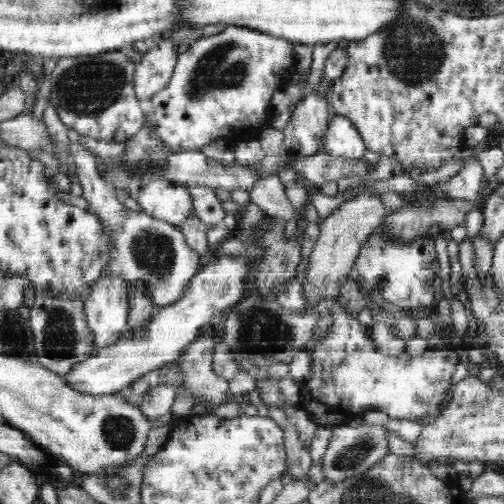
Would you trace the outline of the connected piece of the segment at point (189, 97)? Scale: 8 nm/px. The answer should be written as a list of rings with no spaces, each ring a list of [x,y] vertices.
[[[226,25],[225,29],[216,35],[201,37],[192,43],[184,54],[179,55],[175,70],[172,70],[172,77],[168,84],[164,86],[164,90],[157,91],[152,98],[140,102],[145,116],[145,124],[148,125],[148,128],[152,129],[152,134],[156,137],[156,140],[164,141],[164,144],[168,145],[168,148],[176,153],[185,150],[204,150],[204,146],[212,146],[212,142],[221,142],[224,146],[235,147],[238,143],[256,141],[260,138],[264,129],[271,126],[273,118],[277,114],[272,109],[272,94],[276,90],[283,88],[290,76],[292,76],[290,68],[294,70],[294,64],[296,63],[294,46],[295,43],[288,42],[285,38],[275,37],[259,30],[236,25]]]

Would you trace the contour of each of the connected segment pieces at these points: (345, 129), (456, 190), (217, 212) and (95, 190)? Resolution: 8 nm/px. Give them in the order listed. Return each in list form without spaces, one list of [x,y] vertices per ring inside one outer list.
[[[332,116],[323,139],[326,153],[344,159],[361,159],[367,149],[356,125],[346,117]]]
[[[477,157],[471,158],[460,171],[447,179],[440,179],[438,188],[443,196],[452,200],[472,200],[477,202],[483,186],[483,168]]]
[[[201,184],[186,186],[186,188],[192,195],[195,215],[211,229],[218,226],[227,212],[224,211],[223,202],[216,196],[214,189]]]
[[[79,145],[70,155],[70,160],[76,164],[77,181],[83,188],[83,198],[92,208],[90,212],[98,214],[104,232],[108,233],[108,264],[98,278],[120,278],[124,284],[132,284],[134,289],[144,285],[148,297],[152,297],[154,308],[160,306],[162,309],[178,301],[187,292],[191,278],[200,270],[198,251],[187,245],[181,228],[144,212],[126,210],[125,204],[116,198],[115,186],[103,178],[98,157],[86,146]]]

